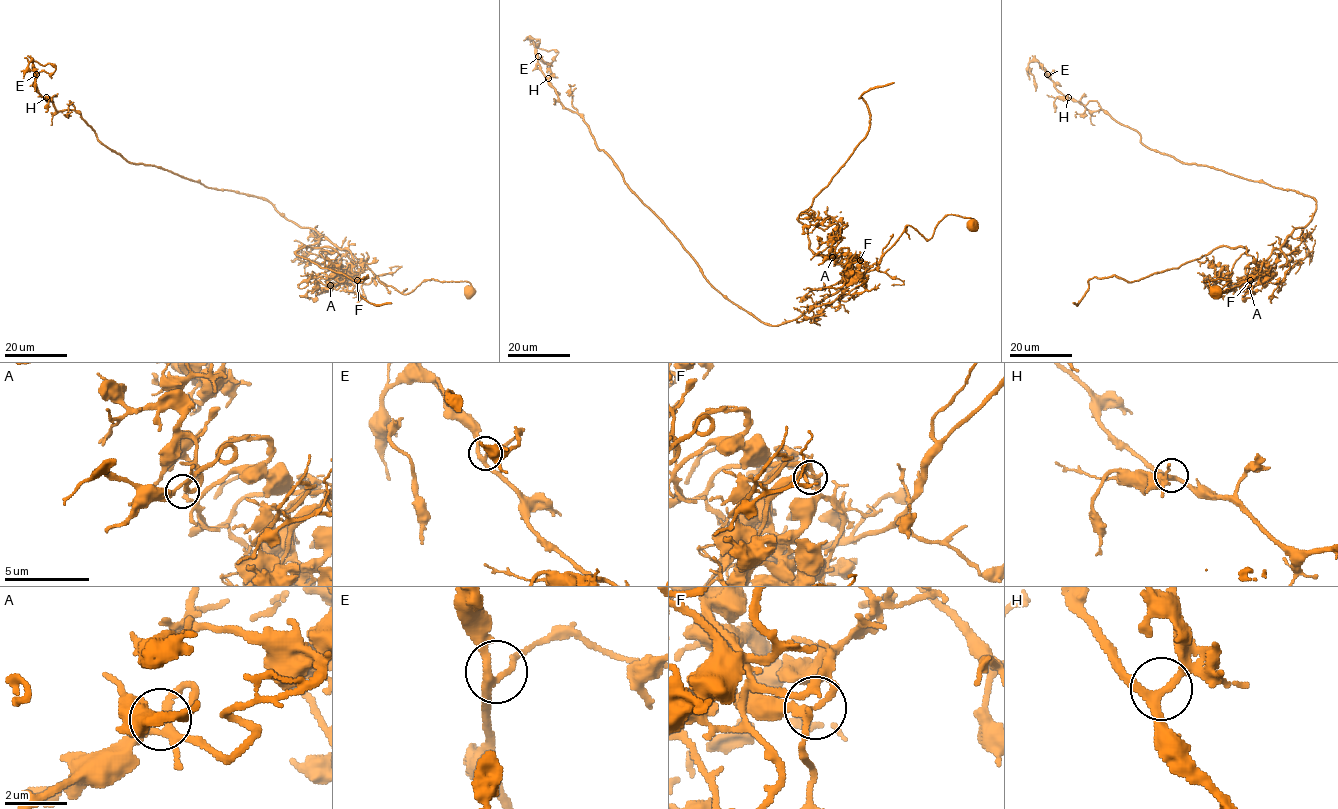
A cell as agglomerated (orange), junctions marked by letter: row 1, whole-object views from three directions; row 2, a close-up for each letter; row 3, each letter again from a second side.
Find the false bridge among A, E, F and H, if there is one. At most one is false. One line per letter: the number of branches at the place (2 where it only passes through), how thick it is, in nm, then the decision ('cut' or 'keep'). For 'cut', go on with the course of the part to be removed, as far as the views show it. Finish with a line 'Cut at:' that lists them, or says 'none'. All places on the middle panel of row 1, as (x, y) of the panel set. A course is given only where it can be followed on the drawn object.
A: 3 branches meet; 190 nm thick; keep
E: 3 branches meet; 200 nm thick; keep
F: 3 branches meet; 200 nm thick; cut; foreign part runs (860, 260), (816, 255), (799, 217), (868, 130), (867, 104), (859, 98), (894, 82)
H: 3 branches meet; 240 nm thick; keep
Cut at: F

